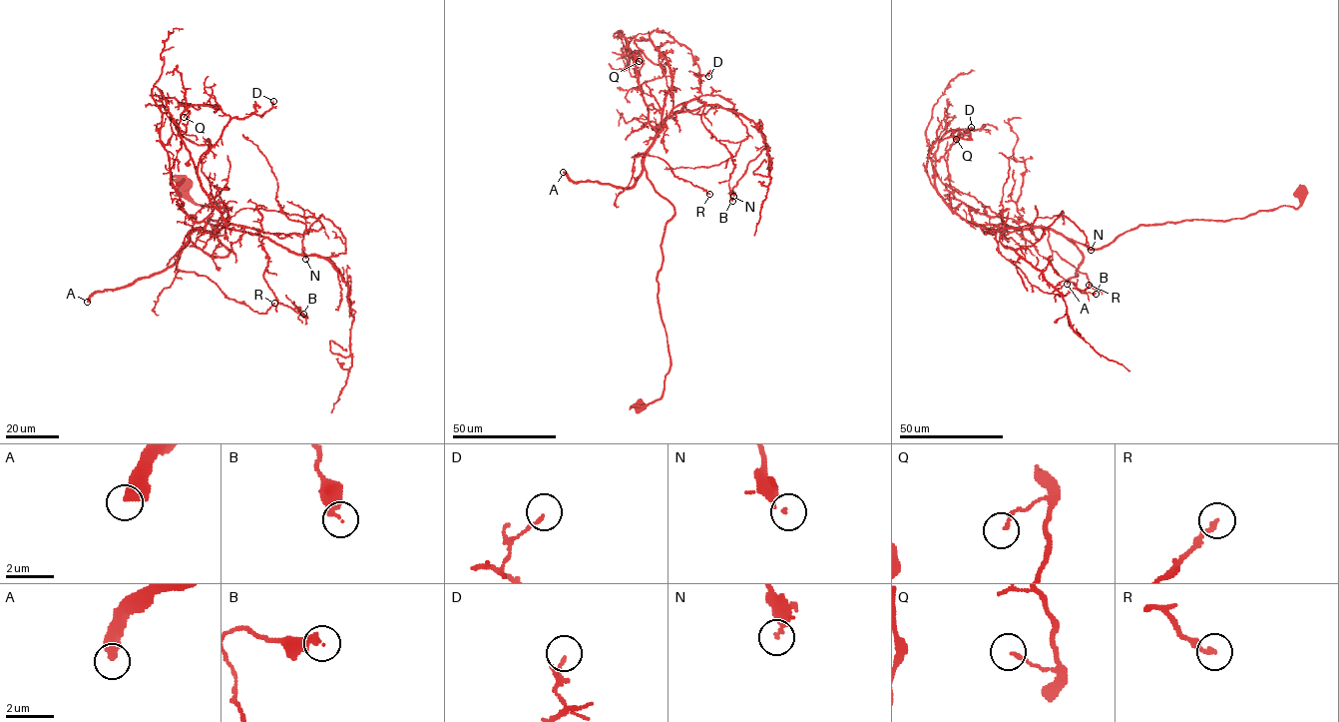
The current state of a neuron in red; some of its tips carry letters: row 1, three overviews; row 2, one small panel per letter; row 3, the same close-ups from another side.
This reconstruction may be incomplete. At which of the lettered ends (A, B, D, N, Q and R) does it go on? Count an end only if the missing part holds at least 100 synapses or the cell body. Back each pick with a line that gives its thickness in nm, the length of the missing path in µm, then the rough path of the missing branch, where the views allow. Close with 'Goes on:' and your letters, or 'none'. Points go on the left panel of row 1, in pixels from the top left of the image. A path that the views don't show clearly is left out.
A: 500 nm thick; about 140 µm are missing
Goes on: A

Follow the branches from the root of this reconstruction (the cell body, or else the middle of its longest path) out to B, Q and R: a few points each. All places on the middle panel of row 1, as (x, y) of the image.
B: (640, 405), (670, 364), (657, 276), (674, 214), (644, 158), (676, 106), (705, 104), (732, 201)
Q: (640, 405), (661, 396), (670, 364), (657, 276), (674, 208), (644, 165), (657, 132), (629, 54), (639, 61)
R: (640, 405), (661, 396), (670, 364), (657, 276), (674, 208), (644, 154), (633, 157), (662, 159), (709, 194)

